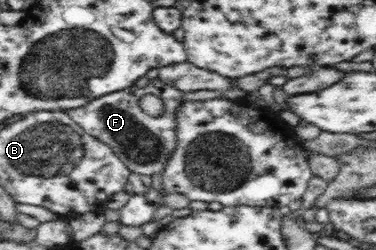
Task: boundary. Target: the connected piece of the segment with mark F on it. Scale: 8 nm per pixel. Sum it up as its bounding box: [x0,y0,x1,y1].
[66,78,184,176]

